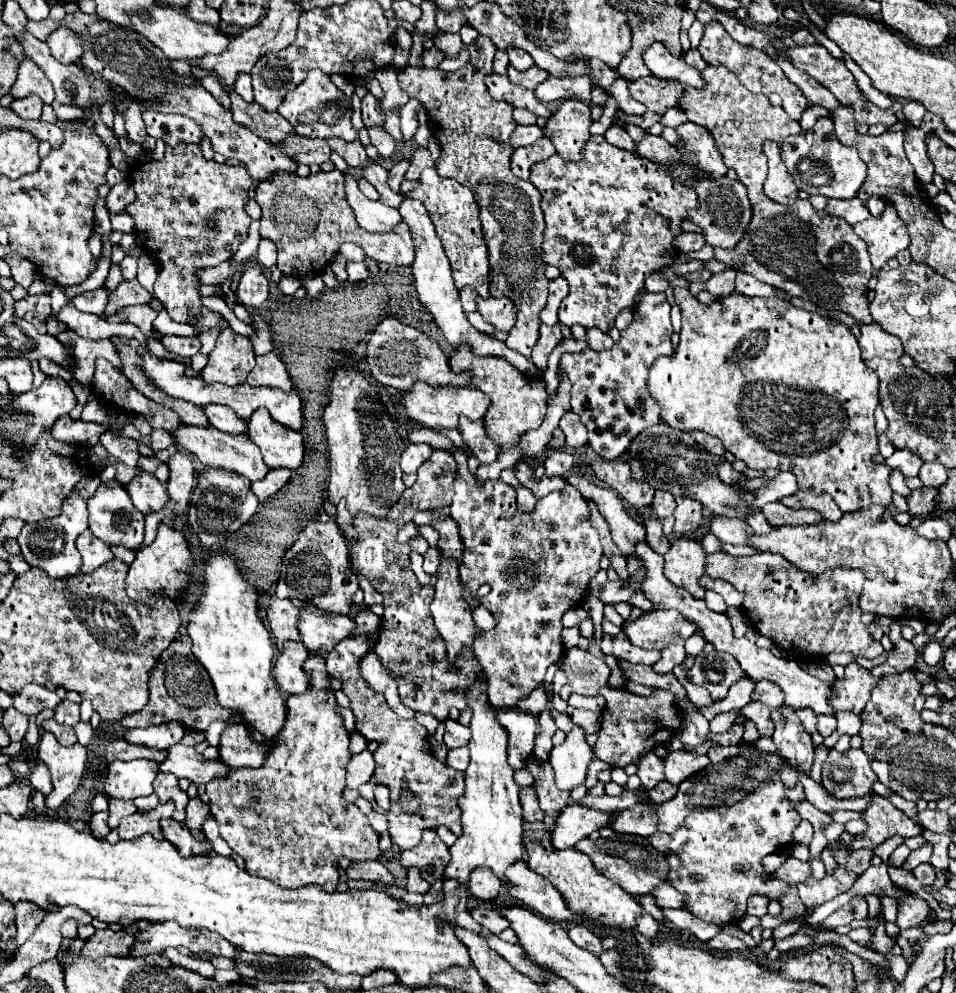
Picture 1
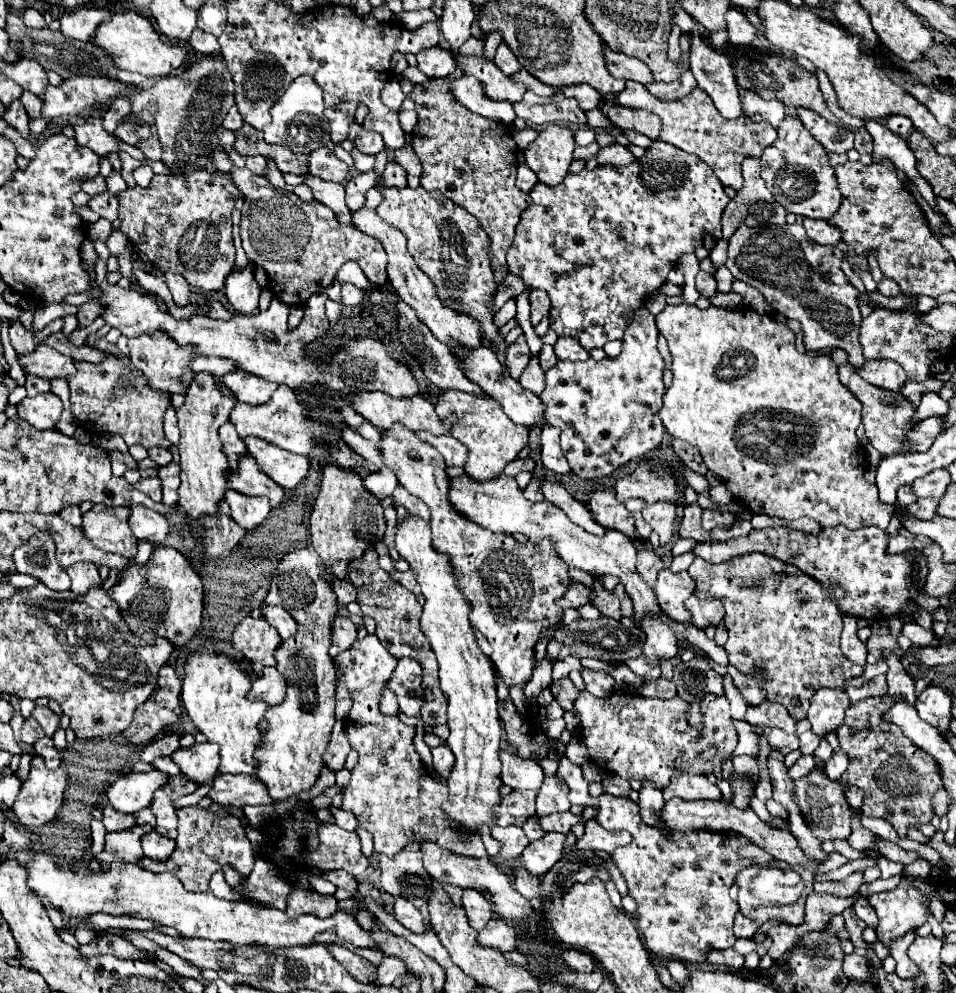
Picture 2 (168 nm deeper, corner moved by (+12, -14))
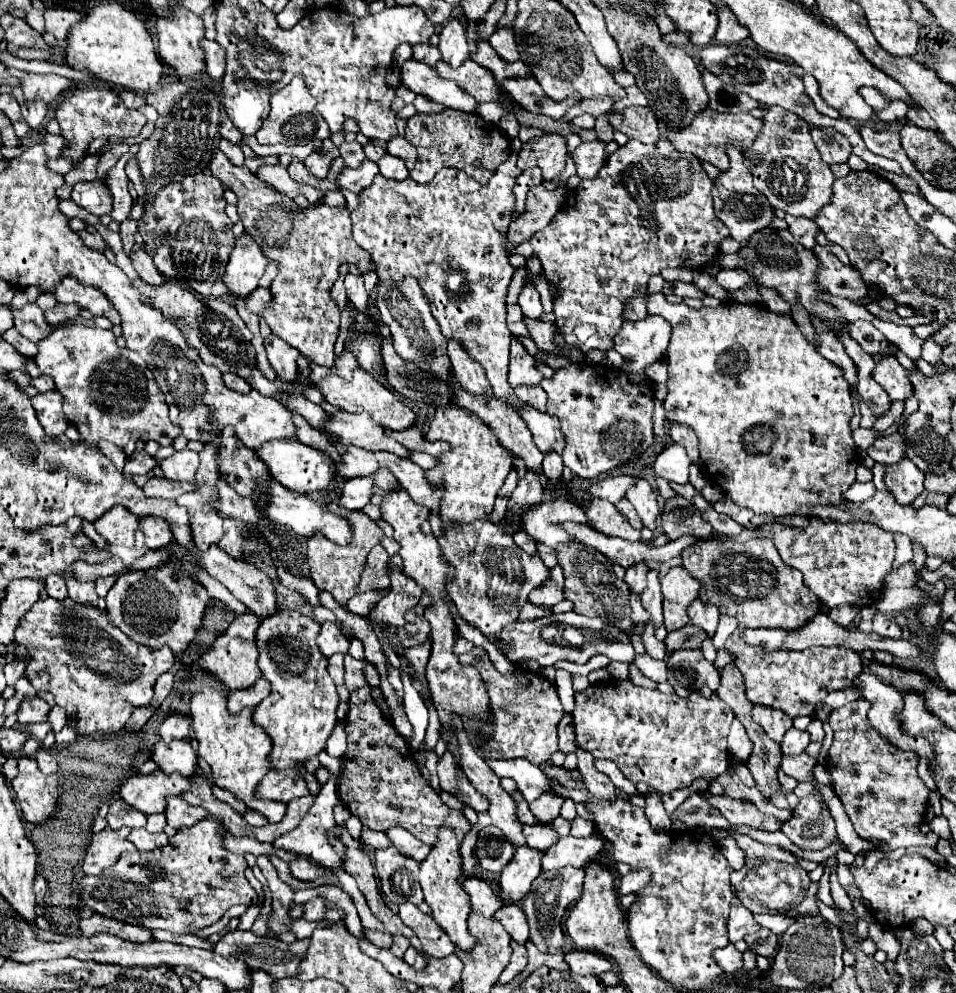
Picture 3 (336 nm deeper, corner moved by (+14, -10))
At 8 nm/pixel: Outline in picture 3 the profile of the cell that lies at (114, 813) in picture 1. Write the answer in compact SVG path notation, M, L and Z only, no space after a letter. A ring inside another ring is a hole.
M116 798L110 802L110 810L108 810L108 826L118 830L122 826L128 826L128 828L144 828L146 824L146 814L138 812L136 808L130 808L130 804L126 804L124 800Z

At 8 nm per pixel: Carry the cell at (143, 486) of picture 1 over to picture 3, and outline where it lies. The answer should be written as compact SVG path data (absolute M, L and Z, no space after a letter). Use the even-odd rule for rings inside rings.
M140 516L140 530L144 532L146 546L162 548L172 542L172 532L166 520L154 516Z

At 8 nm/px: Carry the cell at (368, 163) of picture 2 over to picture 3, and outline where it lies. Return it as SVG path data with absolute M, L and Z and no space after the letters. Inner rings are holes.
M354 140L354 142L344 142L340 146L340 156L344 158L344 164L350 166L350 168L358 168L358 164L364 162L364 152L362 152L362 146Z

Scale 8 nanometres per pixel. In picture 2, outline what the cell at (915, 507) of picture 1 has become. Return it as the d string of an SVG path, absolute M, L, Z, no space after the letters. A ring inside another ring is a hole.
M918 498L918 502L908 506L908 510L914 516L918 516L920 520L932 520L936 516L936 508L938 508L938 500L936 498Z

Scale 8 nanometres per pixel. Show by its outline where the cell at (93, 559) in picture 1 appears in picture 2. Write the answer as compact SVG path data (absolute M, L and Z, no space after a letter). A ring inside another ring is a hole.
M78 562L78 564L70 566L66 572L68 572L70 580L72 580L70 590L74 594L78 594L78 596L84 596L92 586L102 586L98 568L92 562Z

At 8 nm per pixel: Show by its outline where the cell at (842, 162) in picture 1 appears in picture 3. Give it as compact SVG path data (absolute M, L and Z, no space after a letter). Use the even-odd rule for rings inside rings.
M770 106L762 118L764 130L760 132L754 146L744 152L746 168L754 176L754 186L770 200L776 210L792 216L816 218L818 210L832 202L834 174L830 166L818 156L818 150L810 138L810 126L780 106Z

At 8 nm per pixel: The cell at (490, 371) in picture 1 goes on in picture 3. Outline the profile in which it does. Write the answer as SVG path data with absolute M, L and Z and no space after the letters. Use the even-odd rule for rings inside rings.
M438 406L434 420L430 422L430 430L426 432L428 440L446 440L450 444L450 452L440 456L440 464L428 470L432 484L444 484L446 492L442 498L440 516L444 524L452 522L470 522L484 518L492 512L498 490L502 488L510 468L514 454L504 448L494 434L494 430L474 412L462 410L458 406Z

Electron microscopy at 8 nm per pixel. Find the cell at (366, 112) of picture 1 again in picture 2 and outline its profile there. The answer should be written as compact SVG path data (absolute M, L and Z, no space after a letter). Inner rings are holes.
M366 130L362 136L358 136L354 140L354 144L356 144L356 148L362 154L372 154L374 156L374 154L378 154L378 152L384 150L384 142L380 140L380 134L376 134L372 130Z

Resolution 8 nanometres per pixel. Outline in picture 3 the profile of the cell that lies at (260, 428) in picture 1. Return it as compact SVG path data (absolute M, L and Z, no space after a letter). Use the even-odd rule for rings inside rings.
M268 440L266 444L262 444L262 448L256 450L256 454L260 456L260 460L268 466L270 474L274 480L278 480L282 486L306 494L306 492L314 492L314 490L322 490L328 486L328 482L332 480L332 470L330 470L330 462L328 456L324 456L320 450L306 446L302 442L284 442L284 440Z

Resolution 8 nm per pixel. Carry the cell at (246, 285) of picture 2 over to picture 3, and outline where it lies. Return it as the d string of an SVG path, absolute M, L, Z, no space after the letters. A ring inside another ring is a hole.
M242 234L230 252L222 280L234 296L246 298L254 288L258 288L258 280L264 274L266 264L268 260L262 256L262 250L254 240L250 240L250 236Z

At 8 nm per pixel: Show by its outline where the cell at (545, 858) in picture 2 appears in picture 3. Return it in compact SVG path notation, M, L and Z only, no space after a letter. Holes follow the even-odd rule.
M520 846L514 854L514 858L504 866L500 876L500 888L502 888L502 902L512 904L522 900L534 882L534 878L542 872L540 860L544 852L534 850L530 846Z

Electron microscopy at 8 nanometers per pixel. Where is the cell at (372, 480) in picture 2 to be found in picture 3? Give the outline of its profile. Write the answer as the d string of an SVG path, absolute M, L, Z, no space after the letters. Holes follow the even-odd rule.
M372 478L346 480L342 494L340 494L340 504L348 510L362 510L372 498L372 488L374 488Z

